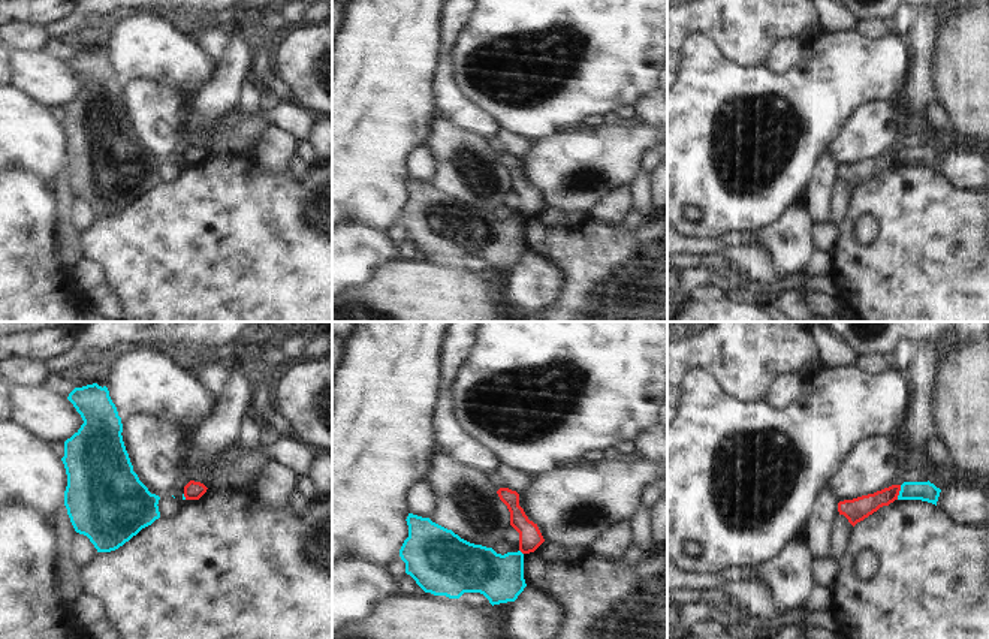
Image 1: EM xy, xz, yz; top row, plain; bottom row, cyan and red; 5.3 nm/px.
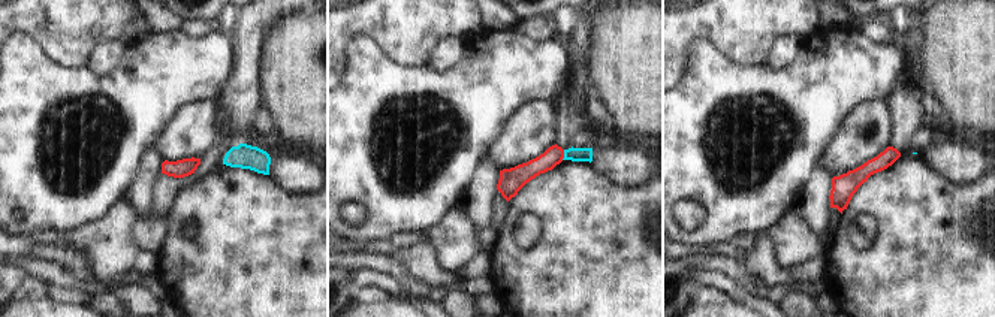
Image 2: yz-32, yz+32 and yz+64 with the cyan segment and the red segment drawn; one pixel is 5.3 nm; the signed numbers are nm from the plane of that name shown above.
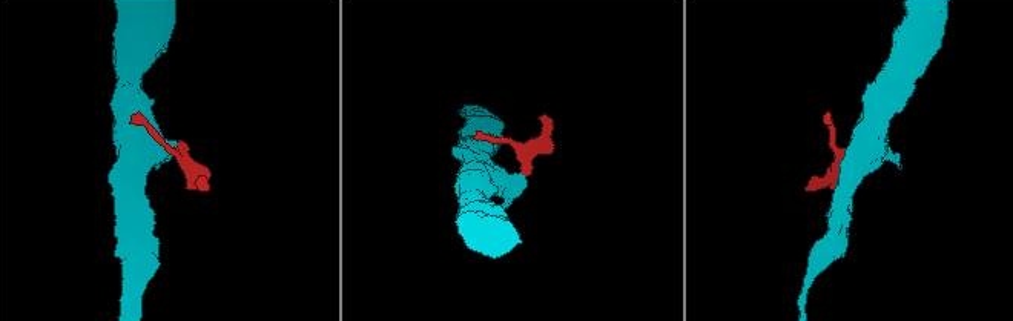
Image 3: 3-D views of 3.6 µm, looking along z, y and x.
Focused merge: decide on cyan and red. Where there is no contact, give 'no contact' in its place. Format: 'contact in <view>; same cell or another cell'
contact in yz; another cell

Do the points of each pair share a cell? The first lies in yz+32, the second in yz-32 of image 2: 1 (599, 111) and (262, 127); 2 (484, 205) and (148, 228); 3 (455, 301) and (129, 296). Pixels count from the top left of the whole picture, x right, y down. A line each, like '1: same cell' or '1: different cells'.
1: same cell
2: different cells
3: different cells

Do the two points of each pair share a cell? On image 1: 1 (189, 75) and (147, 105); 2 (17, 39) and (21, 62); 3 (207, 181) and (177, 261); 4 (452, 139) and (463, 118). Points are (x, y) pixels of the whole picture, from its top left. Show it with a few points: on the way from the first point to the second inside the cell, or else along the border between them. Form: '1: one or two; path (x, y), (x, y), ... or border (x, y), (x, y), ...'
1: two; border (139, 78), (166, 81), (175, 86), (187, 99)
2: two; border (41, 48), (15, 51)
3: one; path (207, 201), (207, 222), (196, 241)
4: two; border (436, 114), (487, 139)

